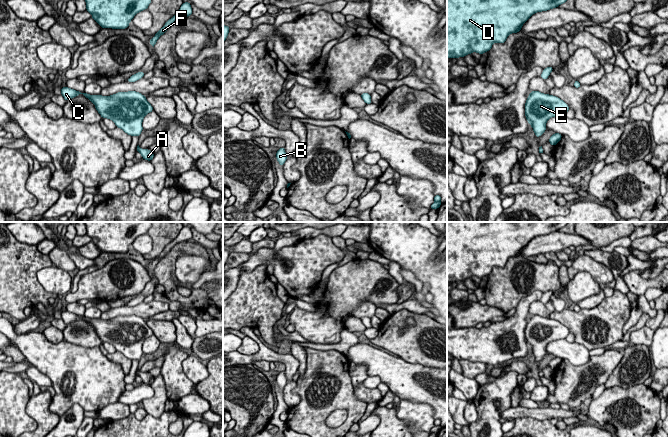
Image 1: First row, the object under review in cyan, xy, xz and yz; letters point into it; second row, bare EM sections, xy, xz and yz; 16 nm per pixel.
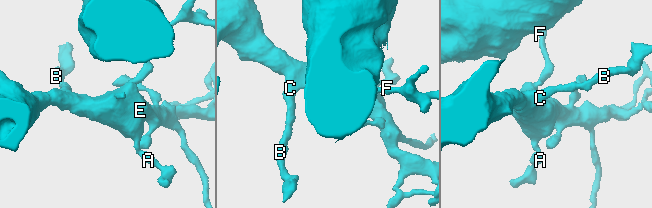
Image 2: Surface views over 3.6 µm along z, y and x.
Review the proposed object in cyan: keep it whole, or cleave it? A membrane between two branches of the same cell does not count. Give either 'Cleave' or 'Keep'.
Keep

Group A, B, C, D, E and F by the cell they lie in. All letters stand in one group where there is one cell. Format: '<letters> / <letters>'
A B C D E F

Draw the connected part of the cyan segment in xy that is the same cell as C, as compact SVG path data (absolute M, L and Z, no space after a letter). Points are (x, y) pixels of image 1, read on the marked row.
M67 86L61 88L61 95L66 101L78 96L79 94L84 95L87 99L94 103L96 110L102 118L112 120L116 127L122 129L125 133L131 136L140 136L143 130L142 122L144 117L154 110L151 104L147 101L146 97L136 91L118 92L110 96L102 96L100 94L90 95L85 92L79 92L68 88Z

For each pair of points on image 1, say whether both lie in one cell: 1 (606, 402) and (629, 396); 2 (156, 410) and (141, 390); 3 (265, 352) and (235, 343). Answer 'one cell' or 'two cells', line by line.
1: one cell
2: two cells
3: two cells

